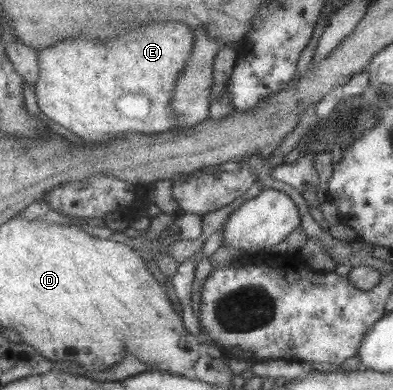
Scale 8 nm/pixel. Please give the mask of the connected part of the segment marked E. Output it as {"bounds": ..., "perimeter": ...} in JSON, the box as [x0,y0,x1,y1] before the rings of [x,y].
{"bounds":[34,24,194,142],"perimeter":[[[148,24],[144,28],[122,34],[108,44],[92,44],[90,40],[64,40],[52,48],[38,52],[38,80],[34,94],[40,114],[71,138],[87,142],[108,142],[124,132],[158,133],[174,126],[174,113],[168,107],[172,88],[190,58],[194,36],[184,24]]]}

